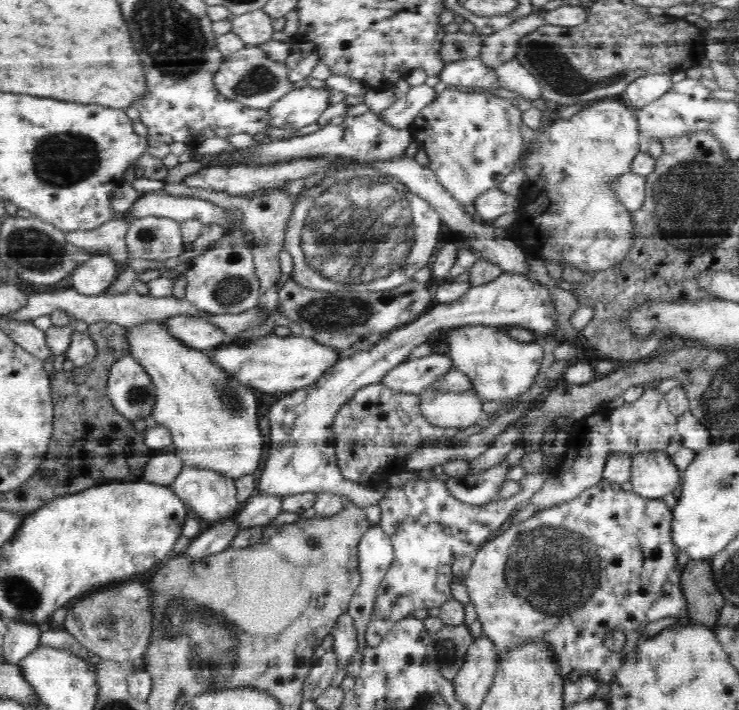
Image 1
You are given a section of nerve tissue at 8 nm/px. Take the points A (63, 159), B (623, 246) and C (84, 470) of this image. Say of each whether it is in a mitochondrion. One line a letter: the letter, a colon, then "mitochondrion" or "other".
A: mitochondrion
B: other
C: other

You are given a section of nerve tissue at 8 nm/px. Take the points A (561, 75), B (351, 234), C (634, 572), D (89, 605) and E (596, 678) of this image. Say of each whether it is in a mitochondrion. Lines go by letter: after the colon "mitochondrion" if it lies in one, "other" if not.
A: mitochondrion
B: mitochondrion
C: other
D: other
E: other

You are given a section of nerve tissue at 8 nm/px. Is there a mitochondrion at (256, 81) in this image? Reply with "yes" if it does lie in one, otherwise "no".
yes

